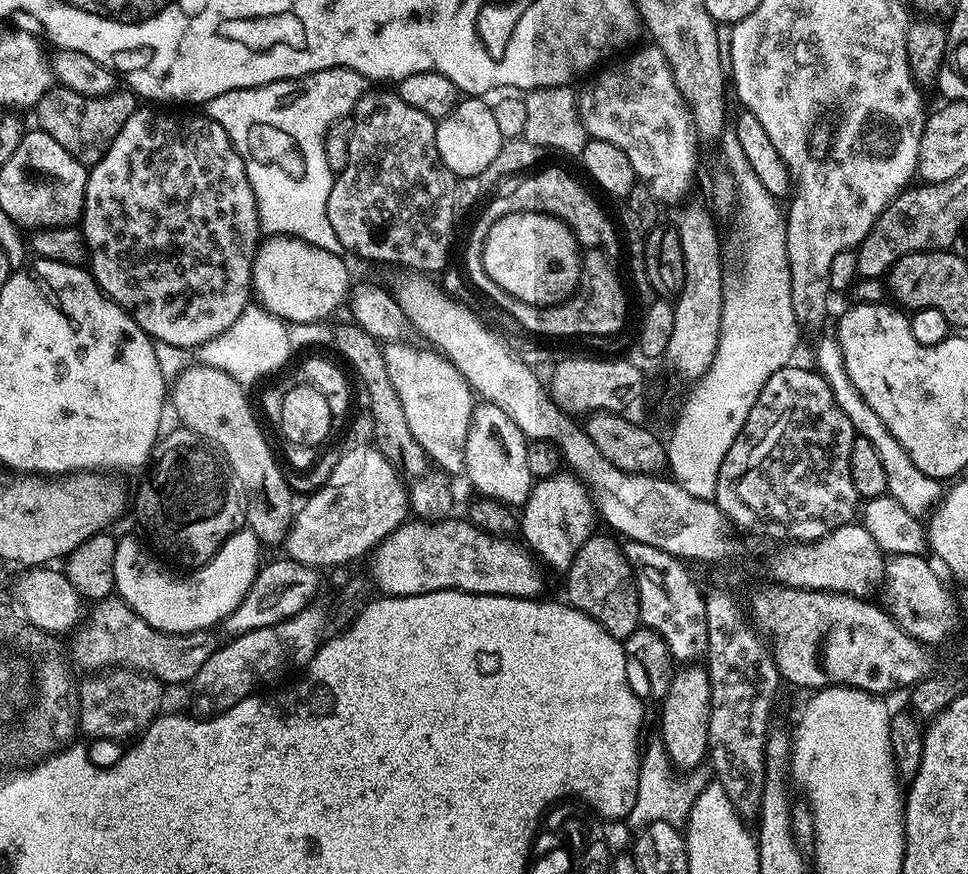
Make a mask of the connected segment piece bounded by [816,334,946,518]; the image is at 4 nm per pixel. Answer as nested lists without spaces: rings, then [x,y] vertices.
[[[828,334],[817,342],[816,368],[820,371],[817,372],[819,379],[826,381],[830,386],[831,403],[840,408],[842,414],[846,414],[846,418],[850,418],[857,436],[870,438],[878,459],[882,461],[882,466],[886,466],[887,495],[897,499],[903,509],[908,510],[912,516],[927,517],[940,503],[946,491],[945,485],[939,480],[930,478],[930,474],[922,474],[922,470],[918,470],[918,466],[914,466],[910,454],[906,454],[906,450],[902,450],[902,442],[898,442],[898,438],[894,438],[894,434],[890,434],[890,430],[886,430],[886,422],[882,422],[882,418],[878,418],[878,414],[874,414],[874,410],[870,410],[870,406],[866,406],[866,398],[862,398],[862,394],[858,394],[854,382],[850,382],[850,374],[846,374],[842,346],[836,341],[835,335]]]

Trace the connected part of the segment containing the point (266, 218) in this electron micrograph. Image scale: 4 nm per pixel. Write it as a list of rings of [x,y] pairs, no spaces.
[[[323,68],[321,72],[315,72],[309,76],[300,76],[296,80],[279,80],[273,84],[263,84],[257,88],[235,88],[226,94],[218,94],[218,98],[208,101],[206,115],[214,118],[214,122],[218,122],[218,126],[222,126],[222,130],[226,130],[230,142],[238,150],[240,157],[244,159],[246,178],[254,190],[254,198],[258,206],[258,218],[263,231],[268,236],[296,236],[299,240],[318,246],[322,250],[330,250],[334,253],[341,251],[338,234],[334,234],[334,226],[330,226],[330,218],[326,214],[326,202],[330,202],[330,190],[332,189],[334,173],[332,173],[330,165],[326,162],[324,139],[326,138],[326,130],[334,122],[338,122],[338,118],[353,115],[356,103],[364,97],[365,91],[366,81],[362,74],[358,74],[349,68]]]

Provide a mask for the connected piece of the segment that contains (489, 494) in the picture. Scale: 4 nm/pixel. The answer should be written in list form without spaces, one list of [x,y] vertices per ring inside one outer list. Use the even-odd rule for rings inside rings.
[[[487,402],[473,407],[470,430],[466,434],[466,462],[463,475],[477,488],[486,500],[496,500],[499,504],[522,506],[532,492],[533,479],[530,465],[526,462],[529,439],[510,422],[506,410]]]

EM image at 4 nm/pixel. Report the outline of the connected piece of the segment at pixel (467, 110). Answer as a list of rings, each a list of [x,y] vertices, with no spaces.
[[[464,98],[436,125],[436,145],[440,160],[453,176],[477,178],[502,149],[505,138],[498,131],[492,104],[484,98]]]

